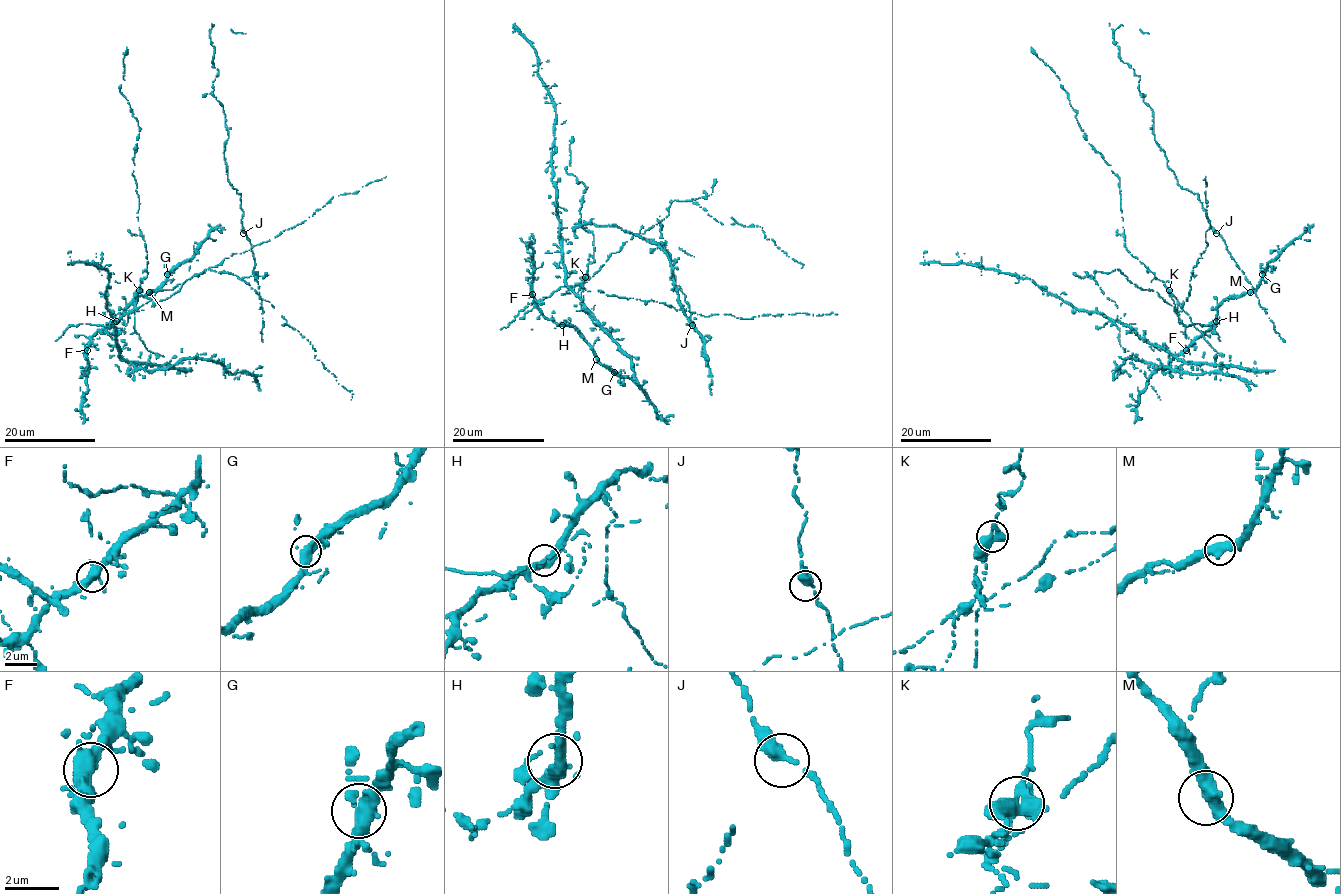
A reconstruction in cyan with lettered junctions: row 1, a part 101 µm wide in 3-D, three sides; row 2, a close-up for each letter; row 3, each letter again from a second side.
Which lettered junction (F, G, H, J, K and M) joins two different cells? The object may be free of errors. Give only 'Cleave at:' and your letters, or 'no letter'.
Cleave at: K

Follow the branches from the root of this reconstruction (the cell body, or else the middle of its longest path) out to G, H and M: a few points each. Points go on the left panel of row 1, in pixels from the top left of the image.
G: (159, 301), (139, 311), (136, 304), (109, 325), (80, 324), (79, 335), (91, 337), (114, 324), (167, 274)
H: (159, 301), (139, 311), (136, 304), (109, 325), (80, 324), (77, 327), (79, 335), (91, 337), (116, 321)
M: (159, 301), (139, 311), (136, 304), (109, 325), (80, 324), (79, 335), (91, 337), (114, 324), (149, 292)

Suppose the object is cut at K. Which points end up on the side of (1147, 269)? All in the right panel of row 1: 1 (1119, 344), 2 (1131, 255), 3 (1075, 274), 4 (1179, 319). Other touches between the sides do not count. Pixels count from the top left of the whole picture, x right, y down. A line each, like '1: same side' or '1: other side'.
1: other side
2: same side
3: other side
4: other side

